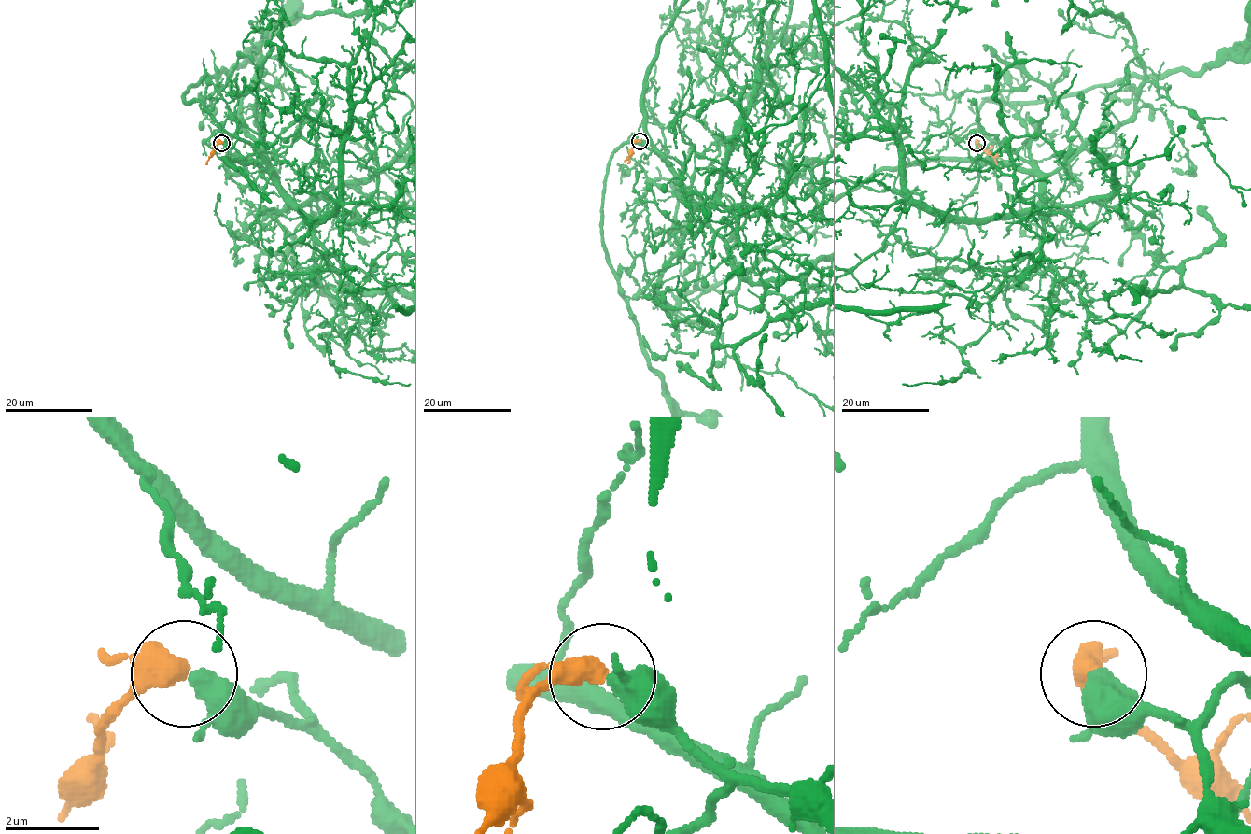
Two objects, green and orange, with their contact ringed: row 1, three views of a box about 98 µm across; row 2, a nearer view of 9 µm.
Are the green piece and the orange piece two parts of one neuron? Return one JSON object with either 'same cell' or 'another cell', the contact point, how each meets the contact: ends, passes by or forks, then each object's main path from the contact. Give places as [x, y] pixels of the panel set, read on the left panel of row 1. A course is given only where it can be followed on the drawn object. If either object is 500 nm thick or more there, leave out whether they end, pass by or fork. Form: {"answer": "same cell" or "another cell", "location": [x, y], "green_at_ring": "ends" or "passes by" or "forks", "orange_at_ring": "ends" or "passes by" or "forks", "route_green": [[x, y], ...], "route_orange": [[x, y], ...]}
{"answer": "same cell", "location": [221, 143], "green_at_ring": "passes by", "orange_at_ring": "passes by", "route_green": [[222, 143], [246, 162], [270, 168], [251, 145], [184, 95], [203, 77], [233, 72], [294, 8]], "route_orange": [[222, 143], [215, 148], [215, 152], [205, 163]]}

